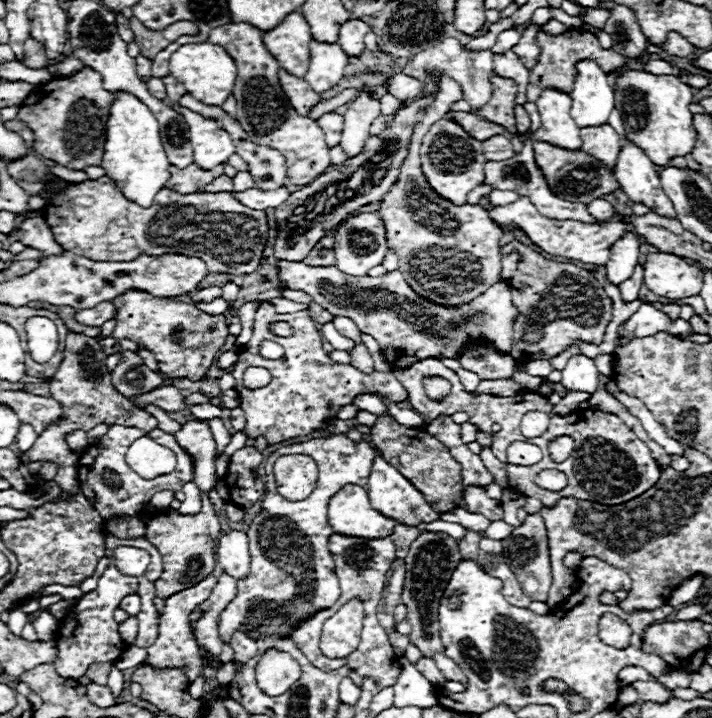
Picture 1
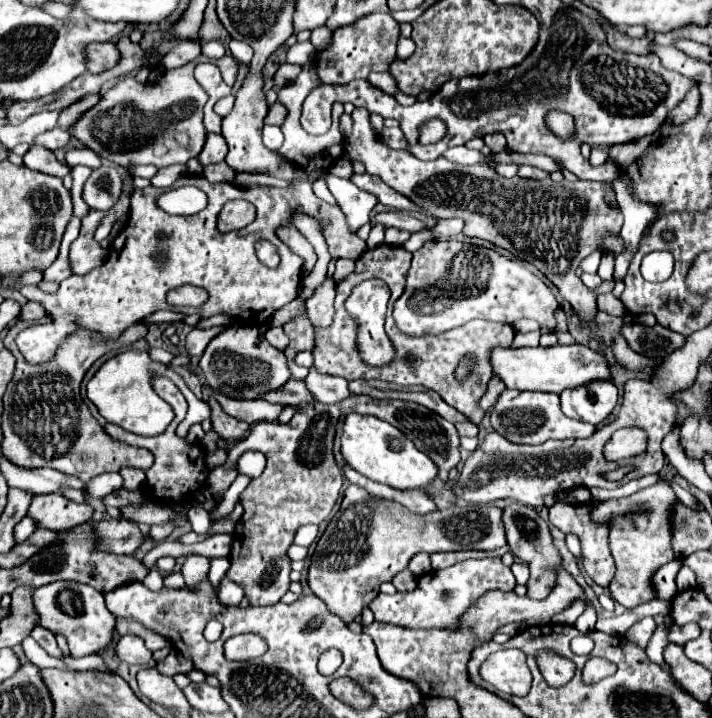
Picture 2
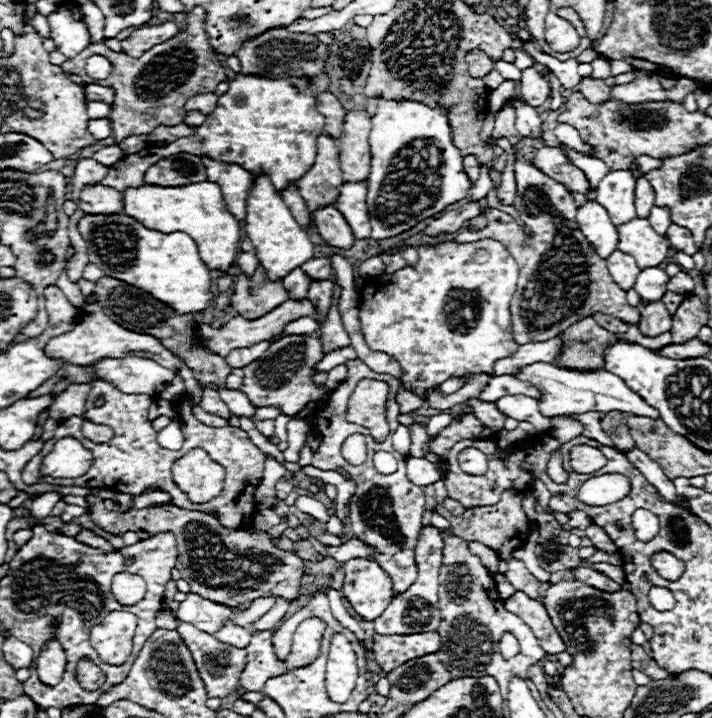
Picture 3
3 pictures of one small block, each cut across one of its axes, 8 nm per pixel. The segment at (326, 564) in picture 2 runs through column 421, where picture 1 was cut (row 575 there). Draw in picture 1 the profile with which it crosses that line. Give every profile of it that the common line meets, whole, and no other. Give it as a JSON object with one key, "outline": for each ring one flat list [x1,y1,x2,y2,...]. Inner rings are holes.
{"outline":[[528,514,528,518,522,522,522,526,514,528,508,538,502,540,504,546,504,560,508,566,512,566,512,572,516,574,516,580,520,582,526,596,546,602,548,590,552,586,552,566,550,566,550,552,548,552,548,536,546,526,540,514]]}

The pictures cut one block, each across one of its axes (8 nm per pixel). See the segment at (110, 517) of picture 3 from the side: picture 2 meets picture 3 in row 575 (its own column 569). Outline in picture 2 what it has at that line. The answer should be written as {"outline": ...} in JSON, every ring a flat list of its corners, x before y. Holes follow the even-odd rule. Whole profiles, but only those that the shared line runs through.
{"outline":[[354,109,352,120,354,130,348,138,346,152,364,162,368,174,382,178,390,188,412,200,436,220,464,220,464,236,488,240,534,264,560,290,560,294,572,304,582,320,594,320,598,312,596,294,586,290,576,276,576,268,580,266,582,258,596,250,604,232,620,232,622,214,606,204,606,192,612,190,610,182,566,180,556,184,552,180,526,180,520,176,508,180,482,164,458,166,446,158,420,162,406,150,386,146,372,130,370,114,366,110]]}

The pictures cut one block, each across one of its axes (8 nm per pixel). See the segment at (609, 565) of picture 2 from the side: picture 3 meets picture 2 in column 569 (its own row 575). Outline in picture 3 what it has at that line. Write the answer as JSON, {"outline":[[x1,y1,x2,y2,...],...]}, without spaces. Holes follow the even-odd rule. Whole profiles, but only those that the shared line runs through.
{"outline":[[508,560,508,572,504,574,506,580,520,592,528,594,528,598,538,598,538,580,528,572,528,568,524,566,524,562,520,560]]}

